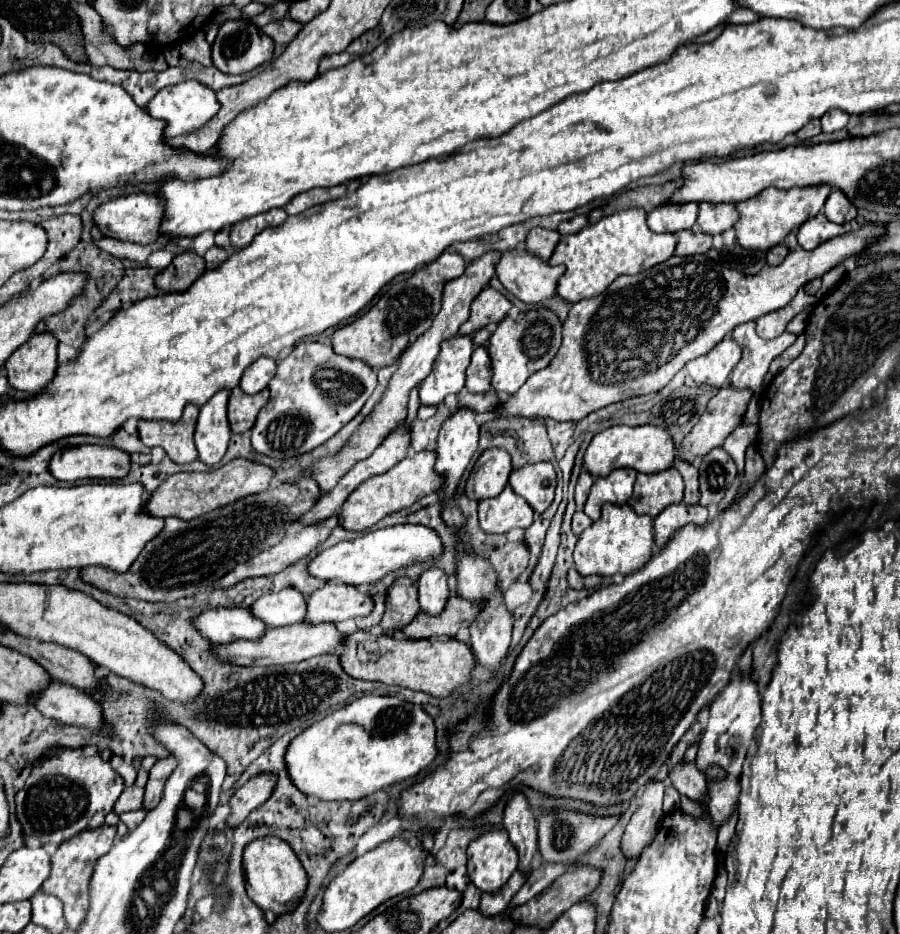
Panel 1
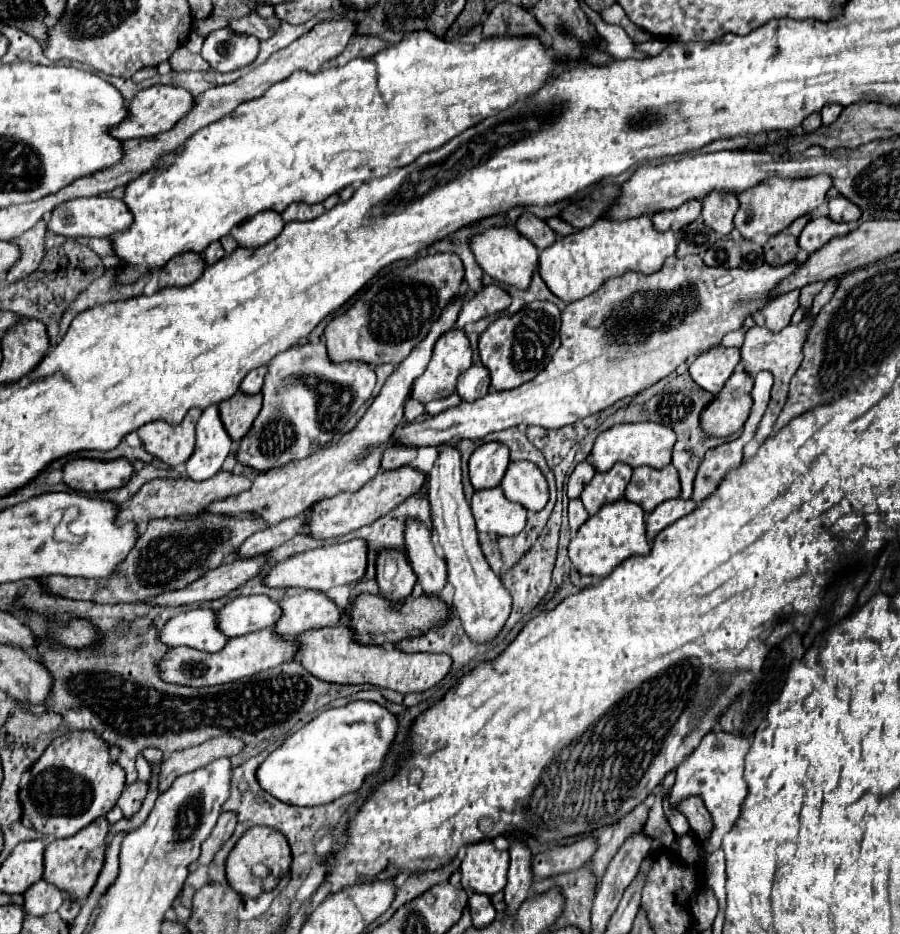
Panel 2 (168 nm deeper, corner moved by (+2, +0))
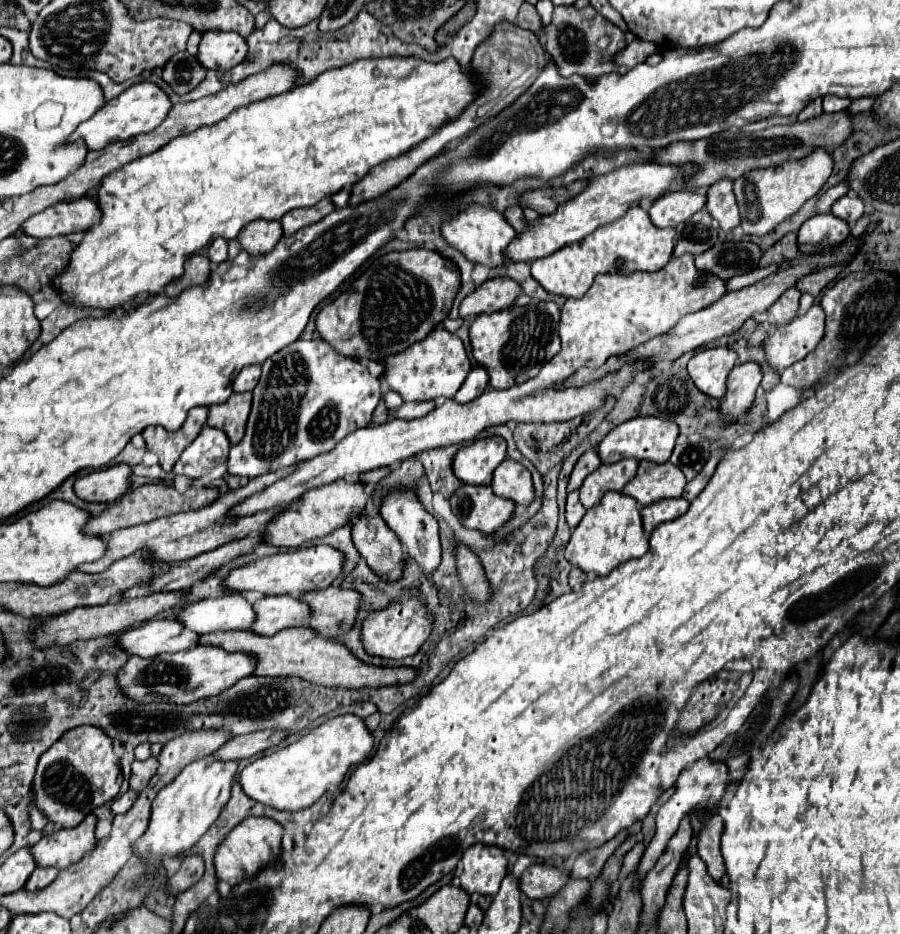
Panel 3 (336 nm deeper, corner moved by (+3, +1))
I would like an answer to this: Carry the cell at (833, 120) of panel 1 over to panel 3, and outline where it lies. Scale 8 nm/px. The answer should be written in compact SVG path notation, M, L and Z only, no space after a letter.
M827 95L823 97L823 111L825 113L839 113L839 111L845 111L849 107L849 99L841 99L837 95Z

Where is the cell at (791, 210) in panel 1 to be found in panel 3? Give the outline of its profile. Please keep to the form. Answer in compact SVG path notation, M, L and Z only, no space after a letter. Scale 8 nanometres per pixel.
M813 151L809 159L801 163L785 163L785 167L767 167L761 171L749 171L735 181L735 197L741 211L741 227L747 235L765 235L773 231L781 221L791 217L807 199L815 197L833 169L833 157L829 151Z

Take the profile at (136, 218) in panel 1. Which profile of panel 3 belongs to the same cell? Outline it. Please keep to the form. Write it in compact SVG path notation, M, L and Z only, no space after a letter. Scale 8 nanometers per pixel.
M81 197L75 201L57 203L21 223L21 231L35 239L69 235L73 231L85 231L101 219L101 211L93 199Z

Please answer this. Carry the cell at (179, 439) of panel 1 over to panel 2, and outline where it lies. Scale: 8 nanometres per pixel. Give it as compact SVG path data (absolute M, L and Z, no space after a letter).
M194 408L186 414L186 418L178 426L170 426L168 422L148 422L140 426L136 432L144 444L144 448L160 458L168 466L186 464L194 450L194 428L202 410Z

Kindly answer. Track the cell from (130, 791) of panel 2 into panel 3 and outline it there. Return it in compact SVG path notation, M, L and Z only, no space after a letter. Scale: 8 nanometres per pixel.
M151 755L147 761L133 761L129 787L135 791L143 791L145 783L149 783L149 779L155 771L157 771L157 757L155 755Z

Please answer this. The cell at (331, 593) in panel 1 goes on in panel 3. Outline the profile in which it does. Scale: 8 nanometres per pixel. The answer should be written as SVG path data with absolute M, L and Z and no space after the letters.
M269 595L253 603L253 611L257 613L257 621L249 631L257 635L275 635L285 627L307 625L309 607L287 595Z

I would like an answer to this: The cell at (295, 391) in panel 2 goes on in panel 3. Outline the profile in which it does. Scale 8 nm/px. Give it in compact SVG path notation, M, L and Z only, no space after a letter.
M299 339L297 343L291 343L289 347L283 347L283 351L277 351L277 355L273 355L273 359L267 359L263 365L261 365L263 373L261 373L261 379L257 383L257 387L253 389L253 407L251 407L251 415L249 415L249 421L247 421L247 431L245 431L245 437L241 439L241 443L233 445L231 451L229 451L229 459L227 459L227 473L229 475L237 475L237 477L247 477L247 479L253 479L253 477L259 477L263 473L269 473L269 471L277 471L277 469L283 469L283 467L289 467L289 465L295 465L295 463L301 463L301 461L307 461L307 459L313 459L321 453L327 453L331 451L345 435L349 435L351 431L357 431L357 427L365 427L371 423L371 417L373 417L373 411L381 399L381 383L377 377L371 377L367 367L363 367L361 363L357 363L355 359L349 359L341 353L337 353L329 343L325 341L305 341L305 339Z

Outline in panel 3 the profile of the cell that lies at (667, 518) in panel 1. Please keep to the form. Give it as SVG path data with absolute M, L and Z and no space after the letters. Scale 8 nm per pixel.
M679 497L679 499L661 499L657 503L651 503L647 507L641 509L641 517L643 517L643 529L645 535L651 535L651 531L667 521L677 519L679 515L683 515L689 509L689 501Z

